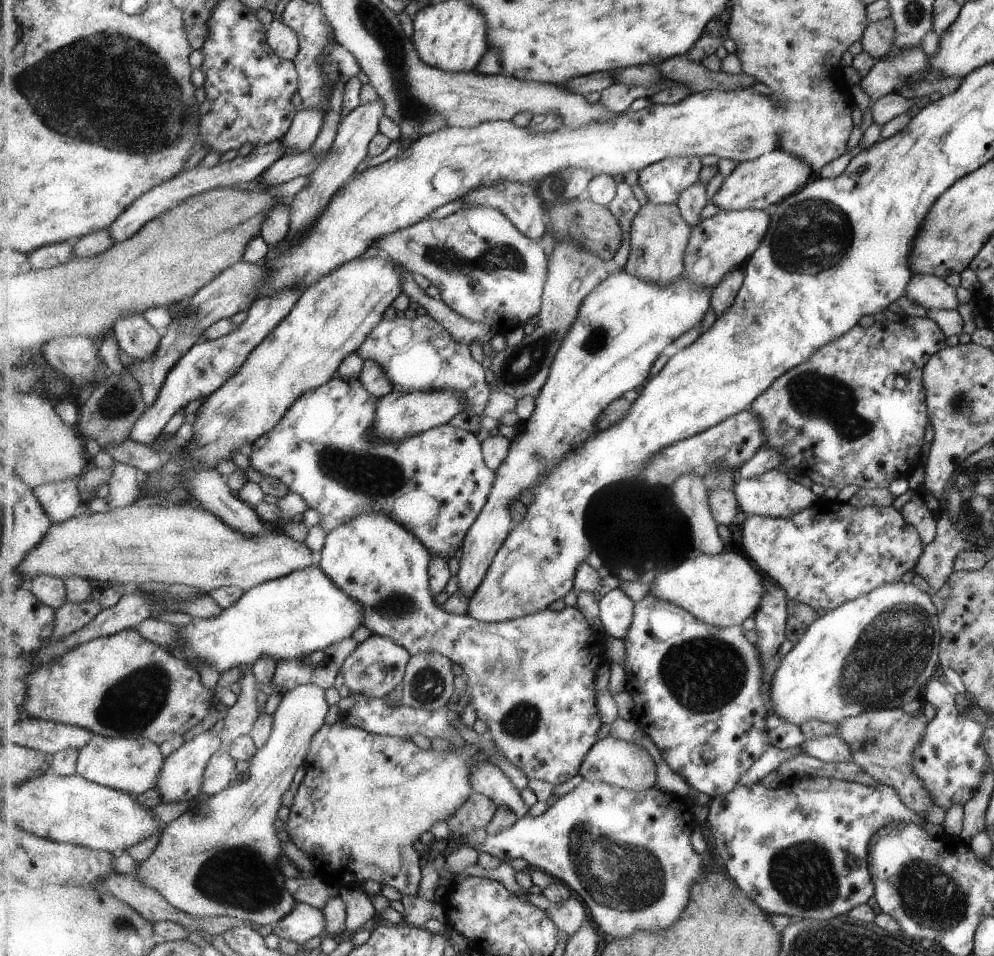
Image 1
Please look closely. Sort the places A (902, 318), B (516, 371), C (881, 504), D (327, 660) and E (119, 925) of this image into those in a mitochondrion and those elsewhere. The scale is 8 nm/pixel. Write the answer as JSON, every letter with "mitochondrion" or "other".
{"A":"other","B":"mitochondrion","C":"other","D":"other","E":"mitochondrion"}

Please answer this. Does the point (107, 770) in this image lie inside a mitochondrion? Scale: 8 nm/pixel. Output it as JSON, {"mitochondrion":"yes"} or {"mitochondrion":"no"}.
{"mitochondrion":"no"}

